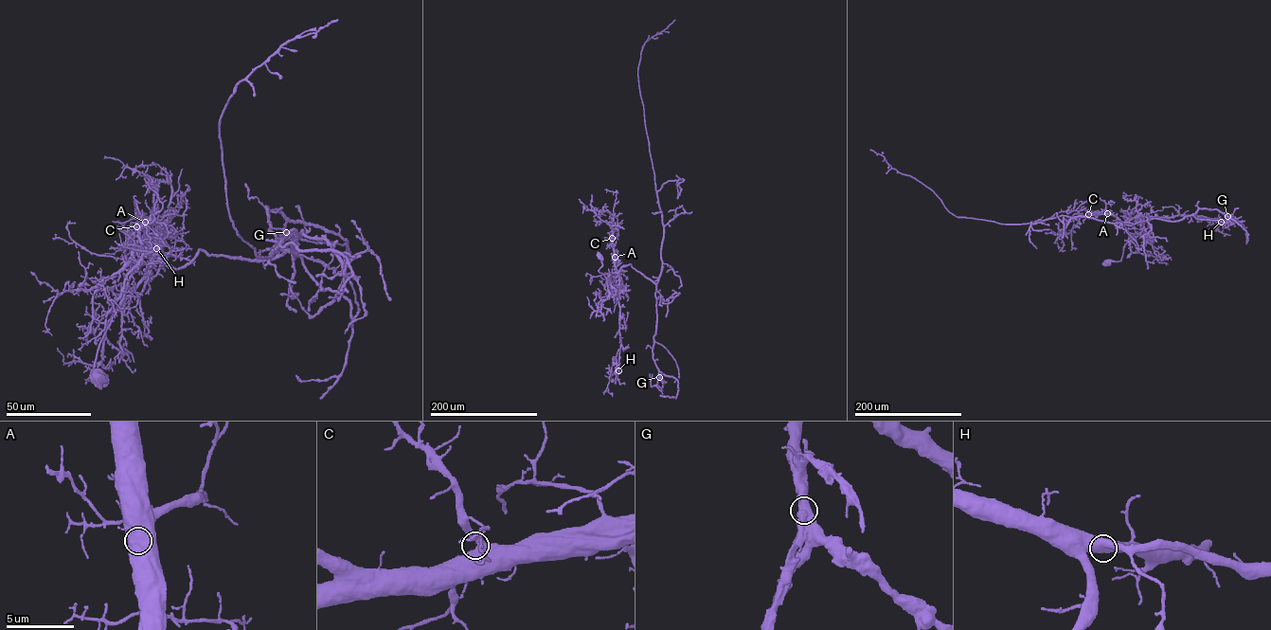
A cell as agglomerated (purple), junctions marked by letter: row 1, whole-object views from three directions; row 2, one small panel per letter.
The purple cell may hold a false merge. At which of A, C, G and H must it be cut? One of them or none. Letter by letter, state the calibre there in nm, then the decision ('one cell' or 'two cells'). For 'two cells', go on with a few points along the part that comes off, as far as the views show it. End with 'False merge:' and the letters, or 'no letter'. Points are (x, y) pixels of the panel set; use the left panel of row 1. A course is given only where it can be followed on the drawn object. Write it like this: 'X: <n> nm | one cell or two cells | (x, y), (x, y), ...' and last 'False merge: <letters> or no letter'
A: 500 nm | one cell
C: 700 nm | one cell
G: 650 nm | two cells | (286, 232), (272, 247), (259, 253), (265, 268)
H: 500 nm | one cell
False merge: G

